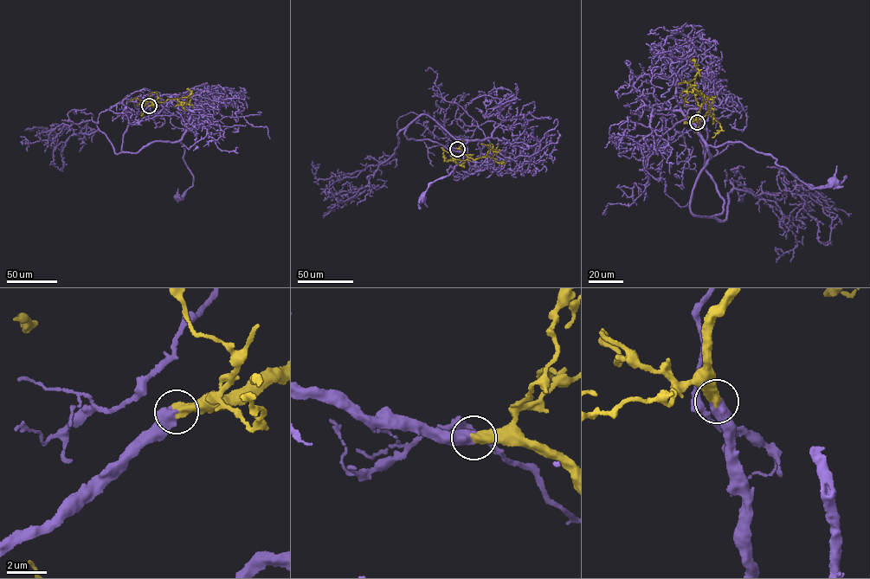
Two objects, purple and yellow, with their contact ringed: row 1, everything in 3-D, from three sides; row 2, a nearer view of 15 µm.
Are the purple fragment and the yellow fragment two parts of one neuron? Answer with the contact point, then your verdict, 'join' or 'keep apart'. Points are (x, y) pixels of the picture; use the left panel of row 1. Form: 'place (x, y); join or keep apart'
place (149, 106); join

